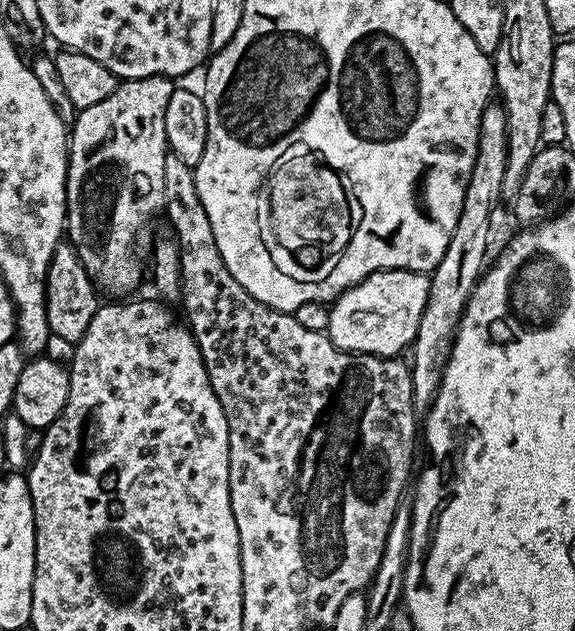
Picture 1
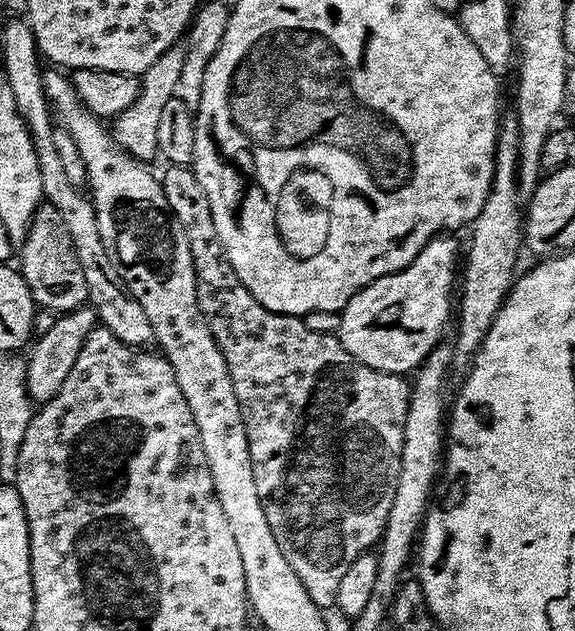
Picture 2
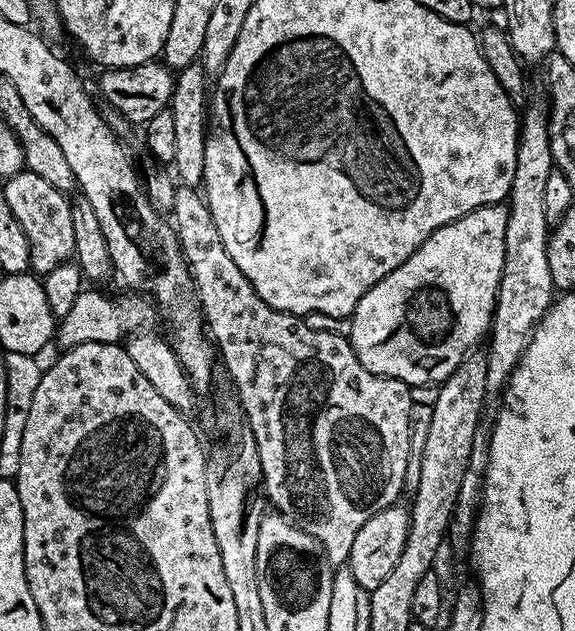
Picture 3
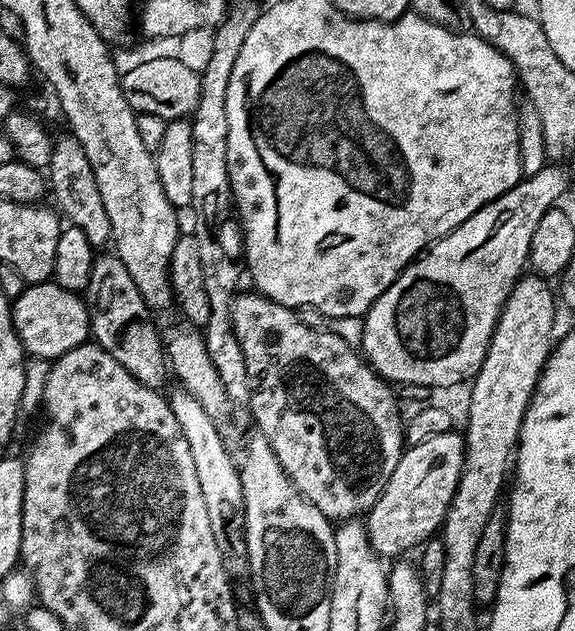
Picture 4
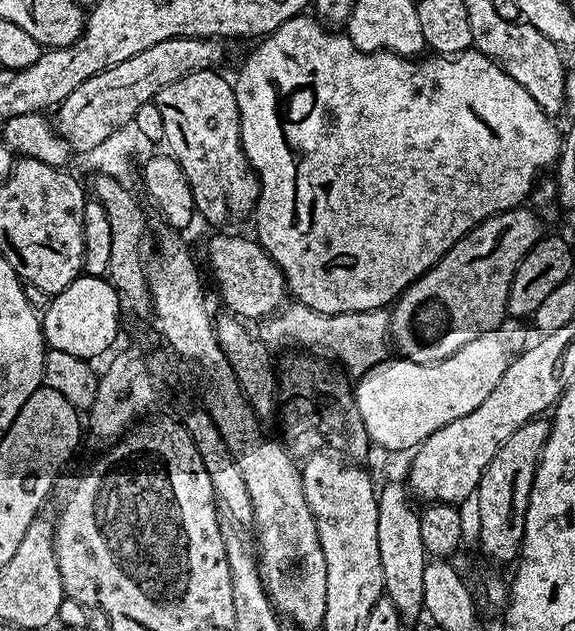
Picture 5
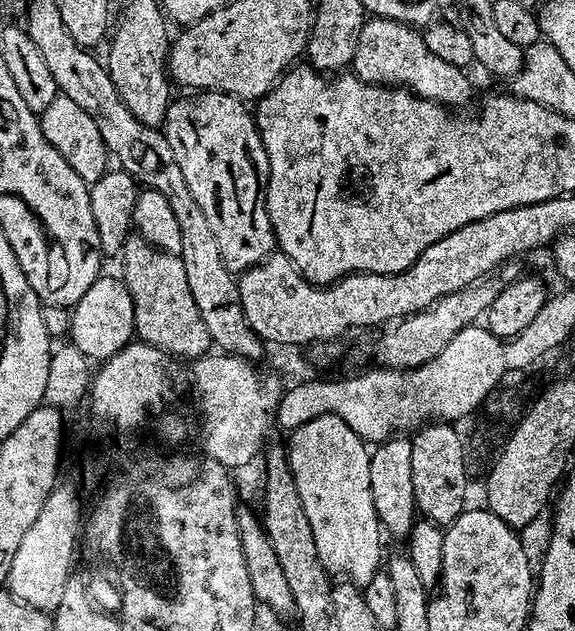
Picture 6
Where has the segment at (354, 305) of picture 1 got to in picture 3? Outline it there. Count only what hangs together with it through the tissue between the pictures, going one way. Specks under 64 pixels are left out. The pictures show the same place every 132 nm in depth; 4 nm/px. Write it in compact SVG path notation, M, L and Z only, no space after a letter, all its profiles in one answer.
M503 203L487 204L454 223L442 226L386 278L382 278L358 302L352 311L350 343L358 362L379 376L401 380L403 384L443 384L454 370L485 339L492 326L496 295L500 289L502 266L506 254L507 207Z

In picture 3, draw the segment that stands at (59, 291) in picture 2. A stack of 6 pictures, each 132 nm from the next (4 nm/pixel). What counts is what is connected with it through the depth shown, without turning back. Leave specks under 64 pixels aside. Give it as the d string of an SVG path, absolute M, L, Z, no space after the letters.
M27 170L7 177L3 181L2 191L6 194L10 214L18 218L26 234L26 242L30 246L31 271L36 274L53 272L54 269L69 263L76 250L71 199L54 186L50 186L46 178L38 178L38 174Z

